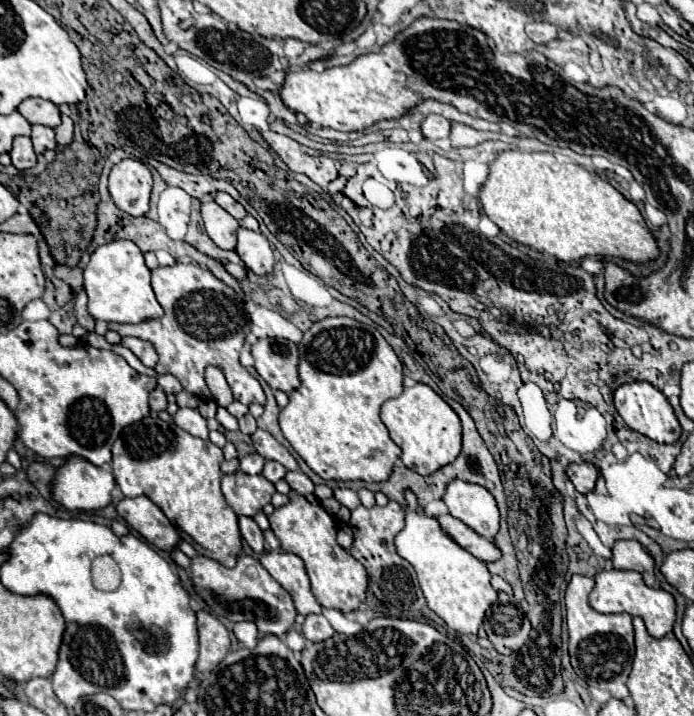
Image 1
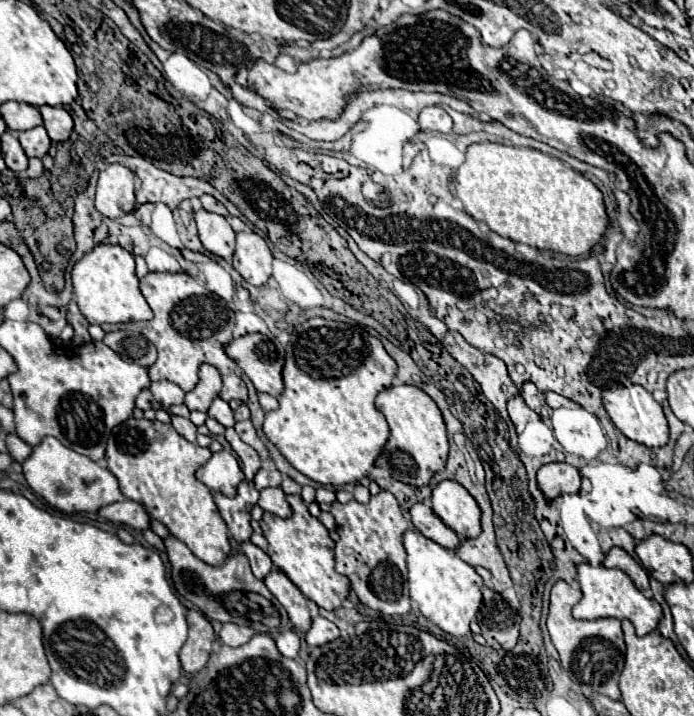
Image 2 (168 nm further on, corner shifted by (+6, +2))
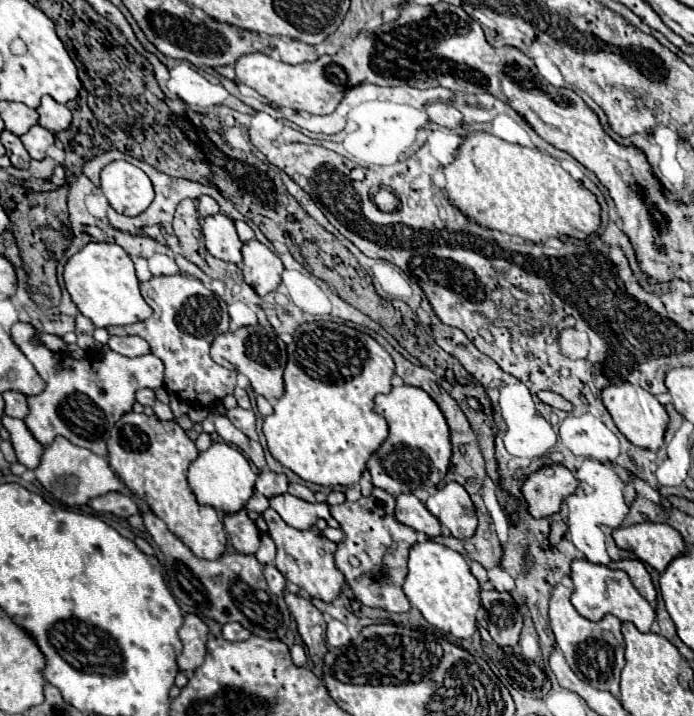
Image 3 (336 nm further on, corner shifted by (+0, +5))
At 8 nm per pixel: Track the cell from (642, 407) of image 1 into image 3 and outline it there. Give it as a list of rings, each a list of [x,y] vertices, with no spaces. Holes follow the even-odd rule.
[[[623,382],[619,386],[611,384],[611,386],[603,388],[601,396],[603,396],[603,404],[609,410],[615,426],[631,444],[635,444],[639,448],[647,448],[647,450],[659,450],[663,446],[663,434],[665,434],[669,416],[653,394],[649,394],[641,386]]]

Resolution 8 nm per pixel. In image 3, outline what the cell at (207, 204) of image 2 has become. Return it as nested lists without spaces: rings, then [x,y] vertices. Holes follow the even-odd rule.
[[[201,196],[197,210],[199,210],[199,214],[201,214],[203,218],[205,218],[205,216],[213,216],[213,214],[219,212],[219,204],[217,204],[213,198],[209,198],[209,196]]]

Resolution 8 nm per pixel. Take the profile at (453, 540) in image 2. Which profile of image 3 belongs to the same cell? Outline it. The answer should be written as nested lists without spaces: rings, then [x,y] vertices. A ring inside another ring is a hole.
[[[399,494],[395,498],[395,502],[397,502],[395,504],[395,520],[397,522],[411,526],[417,532],[425,532],[429,538],[443,534],[439,520],[413,494]]]

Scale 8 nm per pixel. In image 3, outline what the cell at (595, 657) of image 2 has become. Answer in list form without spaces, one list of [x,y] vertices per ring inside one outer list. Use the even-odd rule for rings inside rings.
[[[557,584],[551,590],[549,600],[549,622],[555,634],[555,642],[563,652],[567,664],[575,672],[577,678],[585,680],[597,690],[607,690],[615,698],[619,698],[619,674],[625,666],[625,642],[621,636],[621,620],[615,616],[605,616],[601,622],[591,622],[573,608],[569,602],[573,588],[569,584]]]

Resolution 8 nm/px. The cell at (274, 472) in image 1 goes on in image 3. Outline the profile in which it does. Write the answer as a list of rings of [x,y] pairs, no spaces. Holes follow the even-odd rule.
[[[263,470],[259,474],[259,478],[257,478],[255,490],[261,492],[263,496],[267,496],[267,498],[273,498],[273,496],[285,494],[287,492],[287,486],[289,486],[289,480],[287,480],[285,474],[275,474],[275,472]]]

